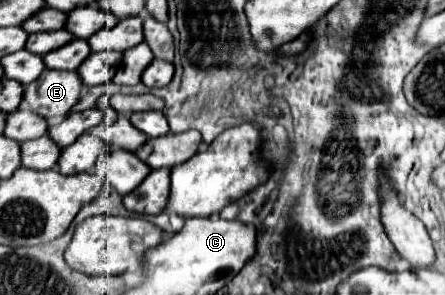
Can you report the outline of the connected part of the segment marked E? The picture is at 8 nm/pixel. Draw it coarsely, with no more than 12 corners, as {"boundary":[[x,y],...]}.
{"boundary":[[46,69],[24,87],[38,115],[66,117],[80,101],[76,71]]}

